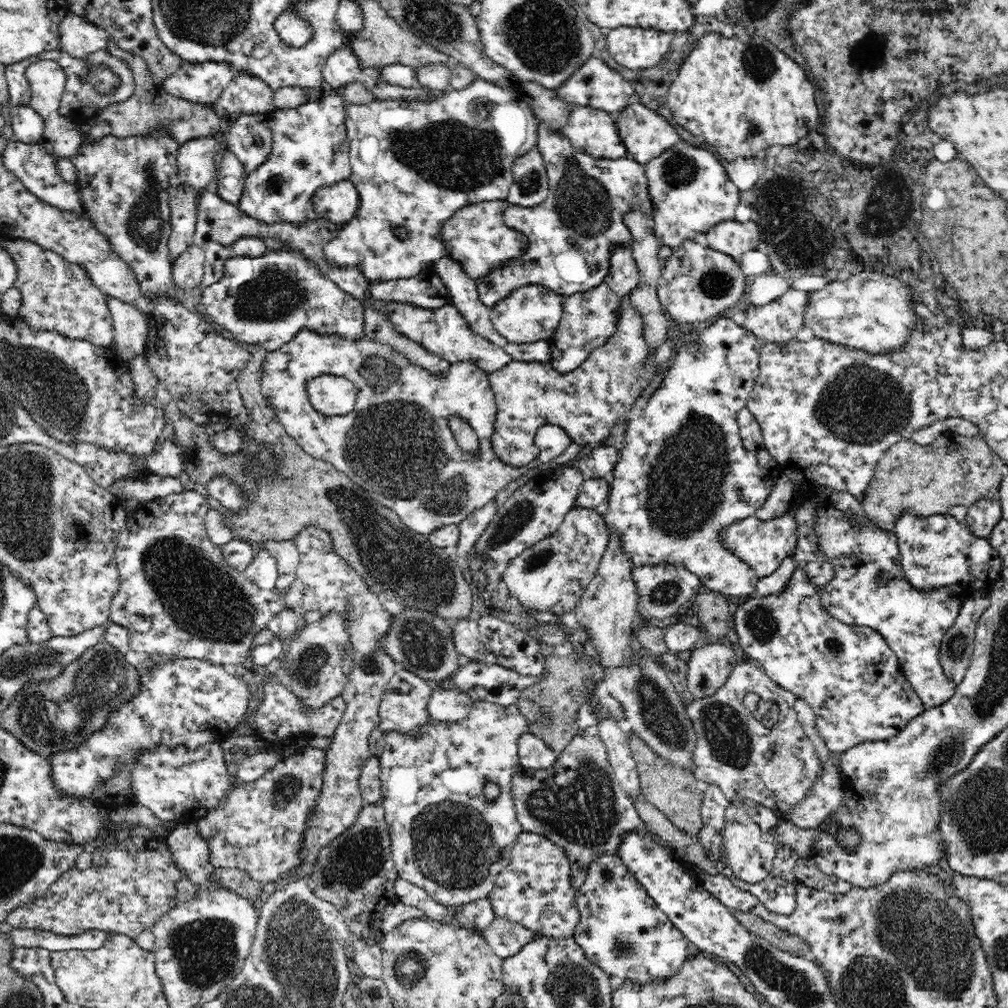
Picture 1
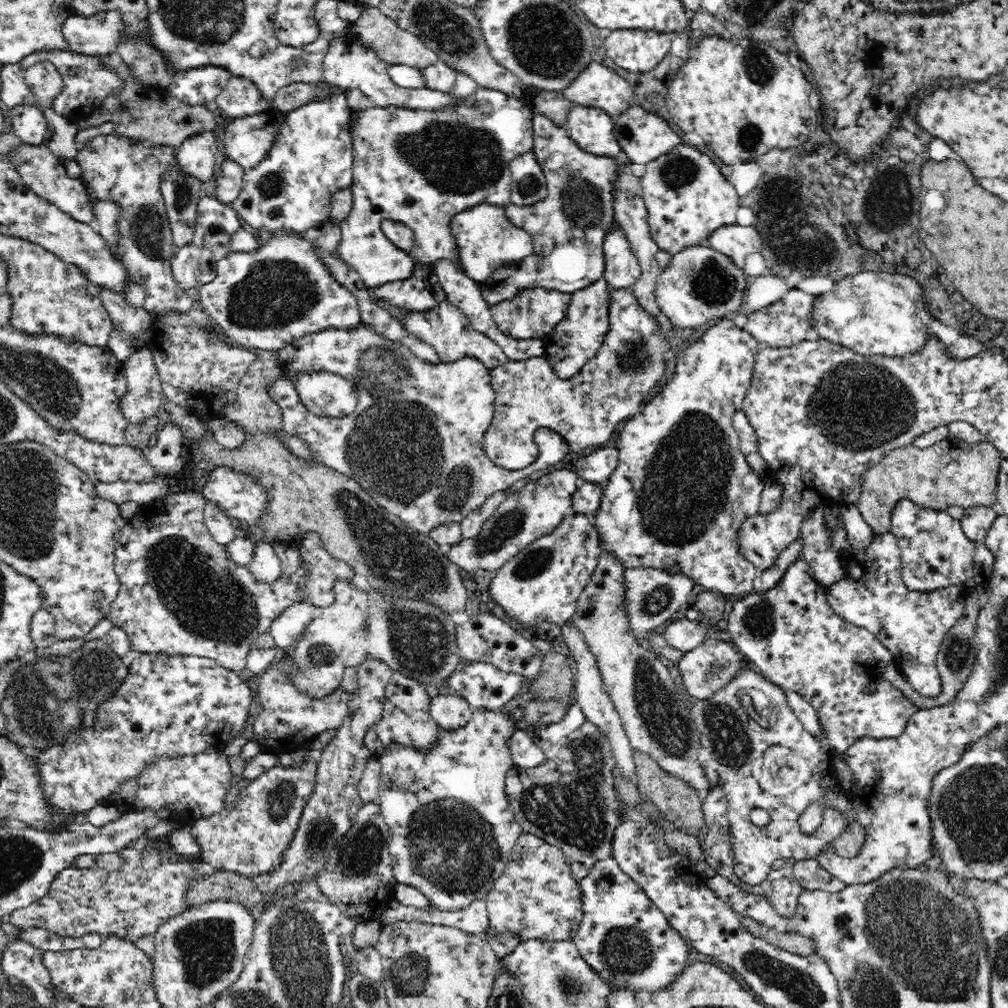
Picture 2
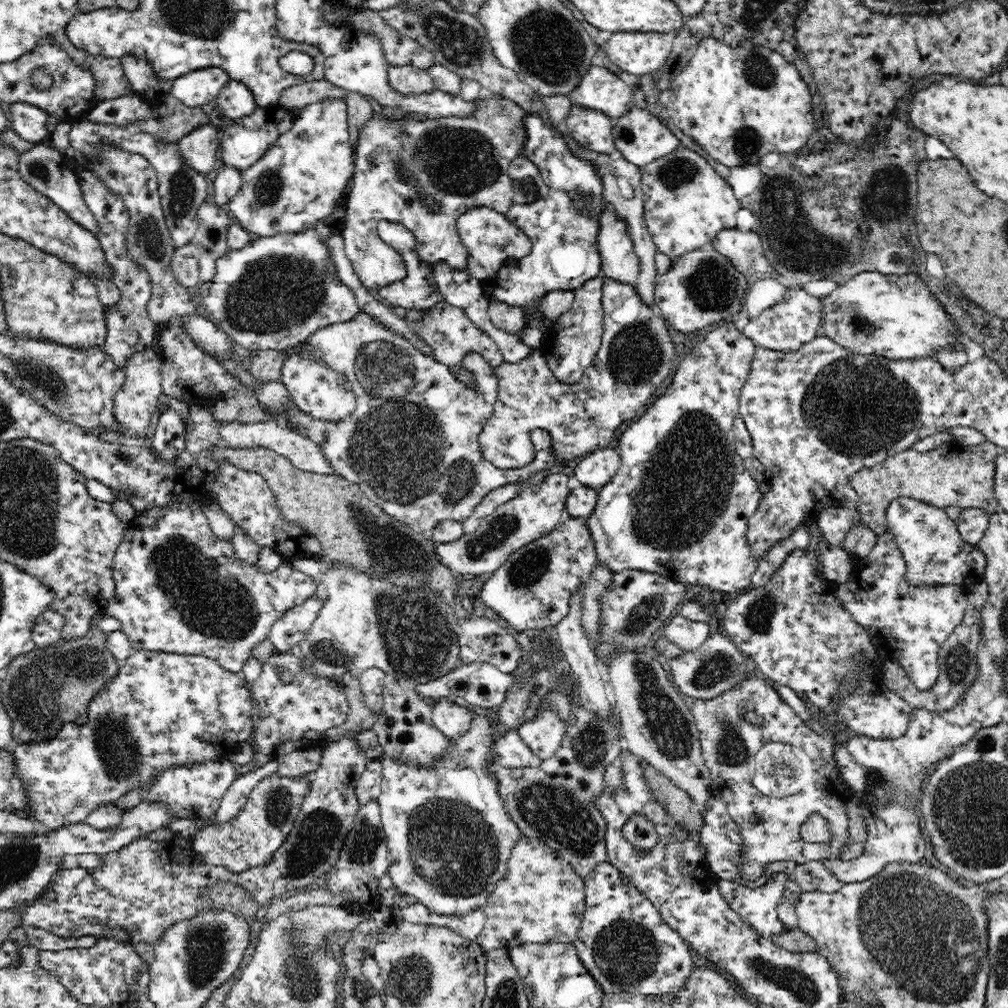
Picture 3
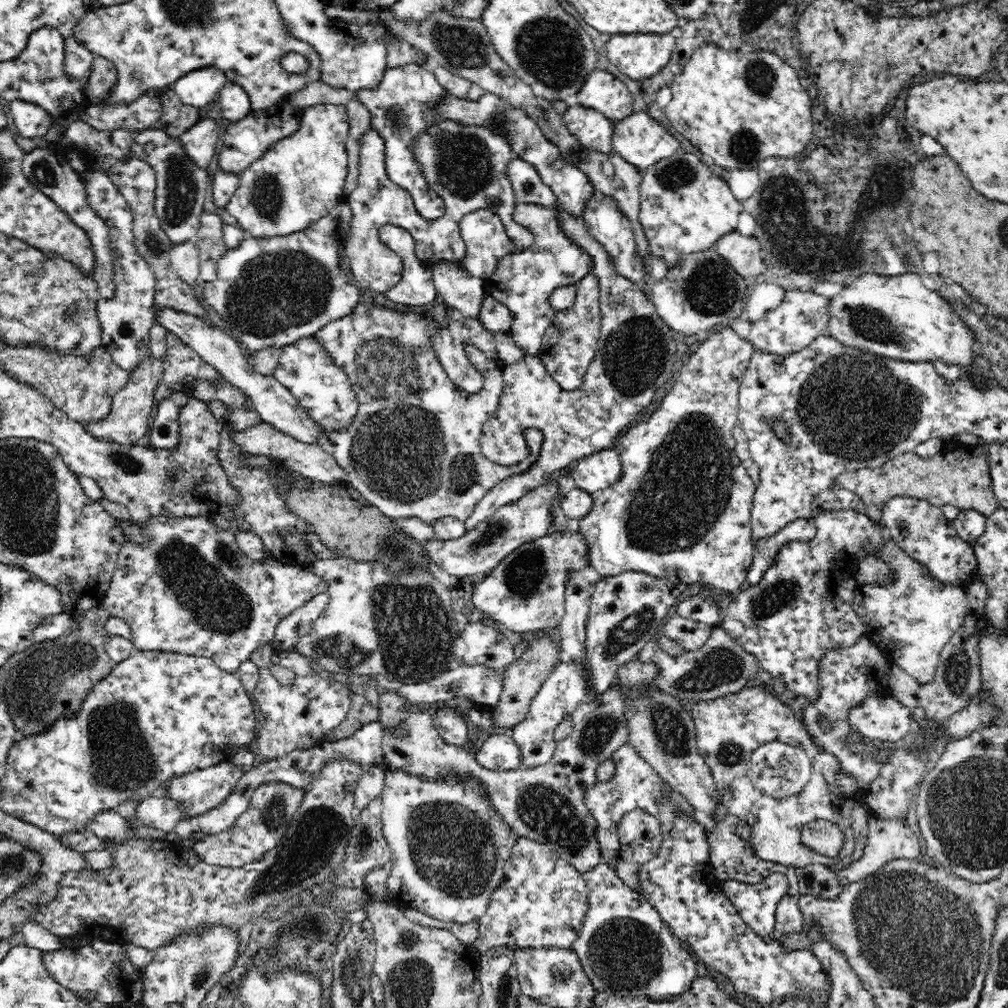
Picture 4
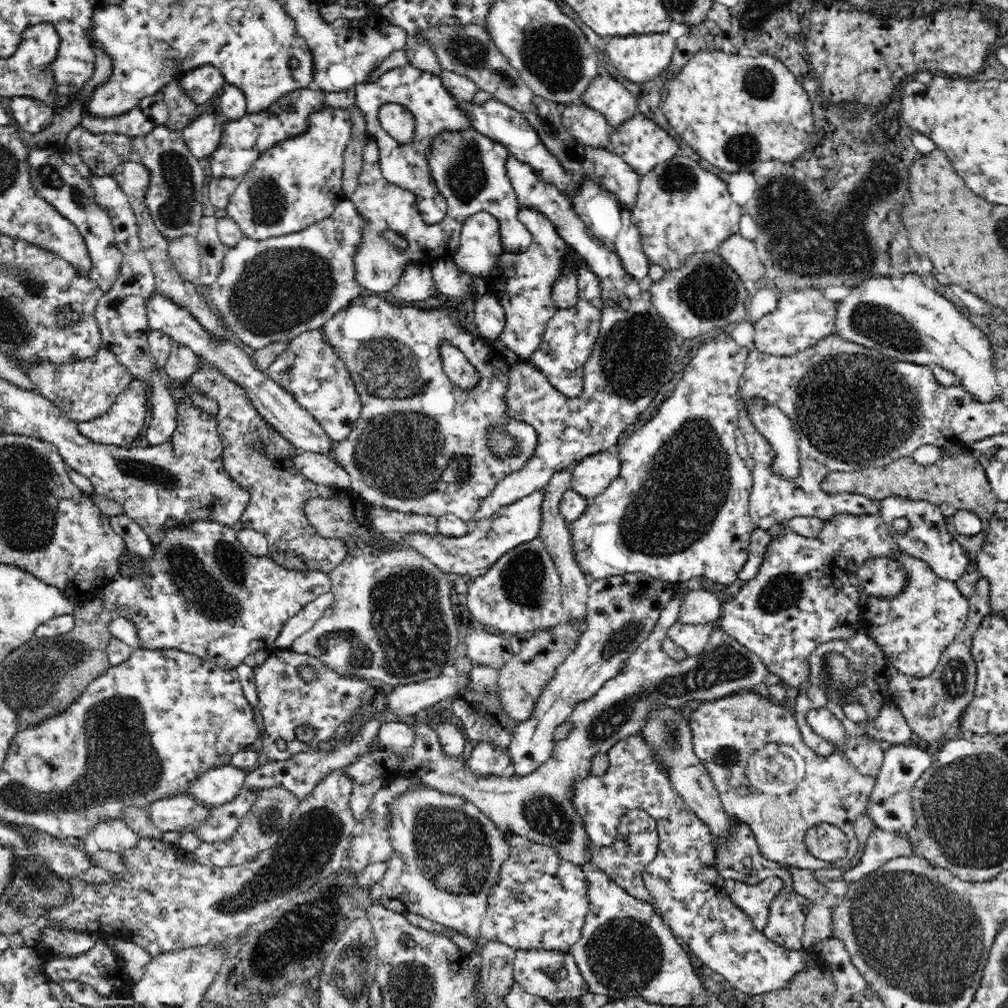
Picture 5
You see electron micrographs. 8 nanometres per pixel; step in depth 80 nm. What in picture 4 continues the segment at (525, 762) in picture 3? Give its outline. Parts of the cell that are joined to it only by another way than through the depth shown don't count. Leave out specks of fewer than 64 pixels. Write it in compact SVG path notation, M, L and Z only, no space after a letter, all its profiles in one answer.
M512 729L483 738L477 751L473 752L473 757L480 767L488 770L509 771L520 768L520 751L512 739Z

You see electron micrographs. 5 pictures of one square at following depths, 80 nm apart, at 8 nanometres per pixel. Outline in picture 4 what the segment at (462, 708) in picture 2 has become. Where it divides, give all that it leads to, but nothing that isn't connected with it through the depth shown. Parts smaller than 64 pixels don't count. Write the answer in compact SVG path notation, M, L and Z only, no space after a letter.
M450 706L438 710L433 719L444 743L465 748L466 740L471 736L469 724L462 714L457 712L456 707Z

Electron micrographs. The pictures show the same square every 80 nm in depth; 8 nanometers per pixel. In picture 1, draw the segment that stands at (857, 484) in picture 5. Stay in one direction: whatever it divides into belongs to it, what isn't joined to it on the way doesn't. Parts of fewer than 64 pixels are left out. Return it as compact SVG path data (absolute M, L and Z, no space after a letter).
M948 432L924 447L912 440L898 441L878 462L874 478L860 500L861 507L878 528L892 531L904 513L924 518L948 513L956 505L998 498L1006 466L981 436L967 439Z

